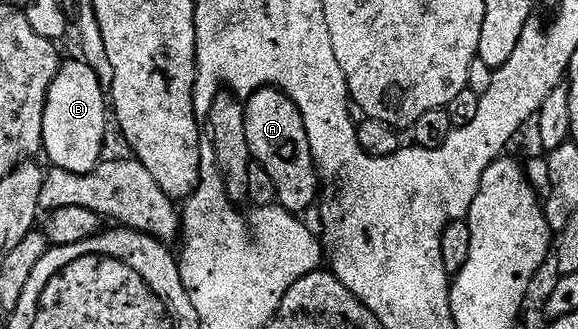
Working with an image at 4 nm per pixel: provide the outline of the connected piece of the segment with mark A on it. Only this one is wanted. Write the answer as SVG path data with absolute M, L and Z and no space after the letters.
M263 88L247 97L244 113L246 142L250 142L252 159L266 170L266 174L270 174L270 182L274 182L276 187L276 203L288 212L304 214L312 203L317 203L318 173L298 106L294 106L285 92Z

